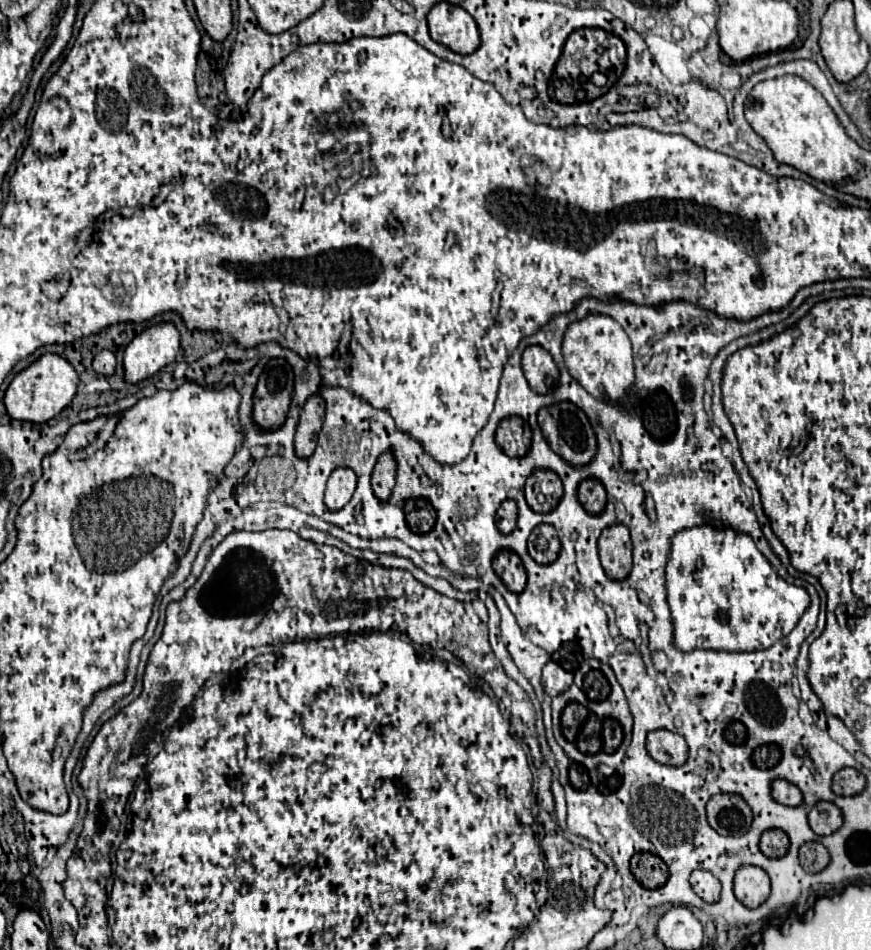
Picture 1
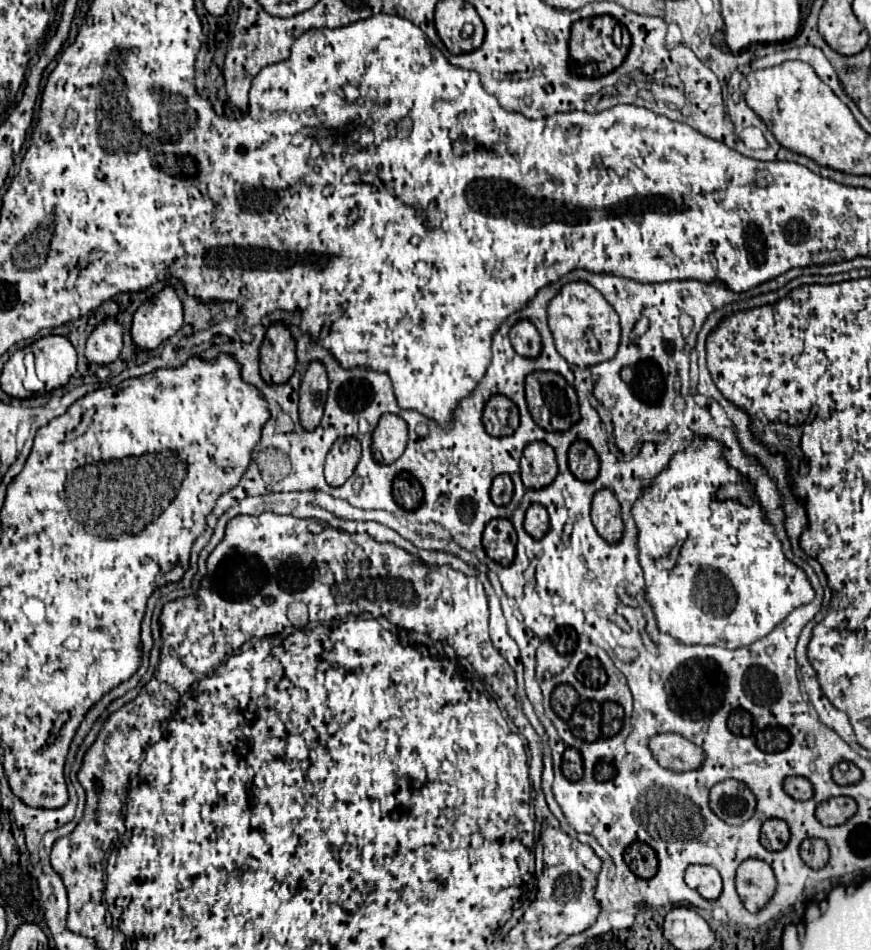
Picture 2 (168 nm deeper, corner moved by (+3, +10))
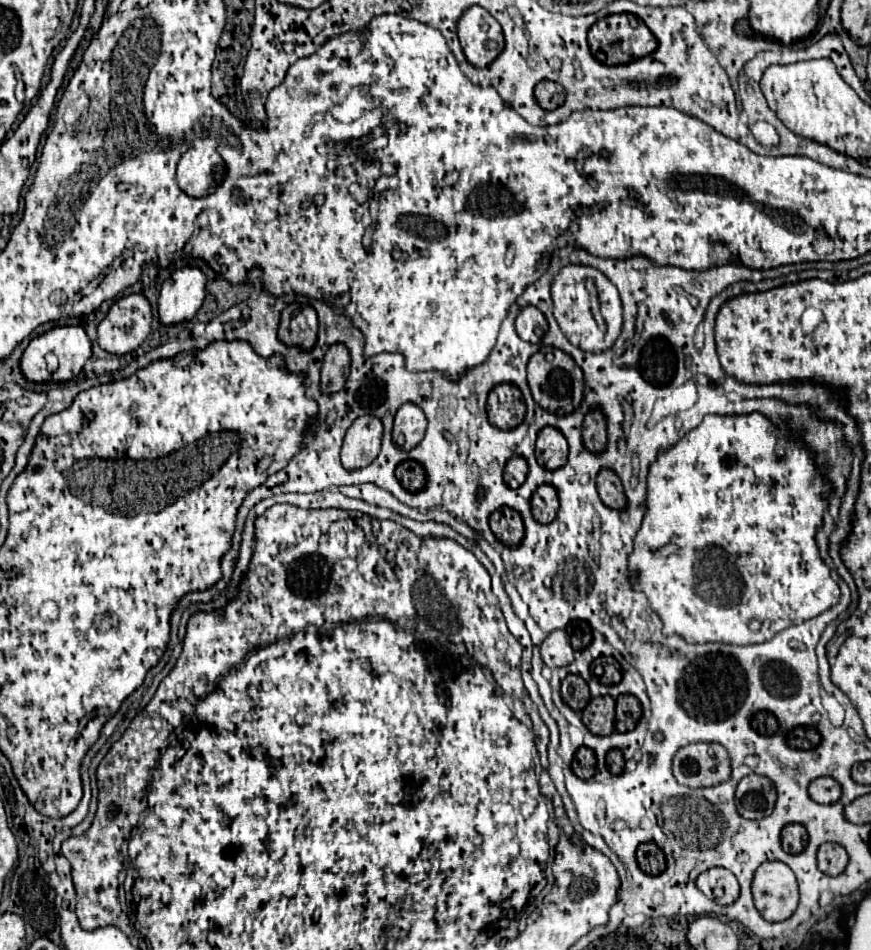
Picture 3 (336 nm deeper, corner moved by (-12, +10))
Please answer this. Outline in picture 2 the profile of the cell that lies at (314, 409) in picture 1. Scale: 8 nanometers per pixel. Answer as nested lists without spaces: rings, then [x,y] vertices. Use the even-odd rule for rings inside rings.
[[[314,361],[306,367],[306,373],[300,383],[300,425],[306,431],[314,431],[324,413],[324,403],[326,403],[326,393],[328,393],[328,377],[326,369],[322,363]]]

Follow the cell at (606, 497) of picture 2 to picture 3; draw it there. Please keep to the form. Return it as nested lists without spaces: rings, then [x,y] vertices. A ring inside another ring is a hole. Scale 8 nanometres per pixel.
[[[601,469],[597,473],[597,491],[599,491],[603,503],[607,503],[607,507],[623,509],[627,505],[623,485],[621,485],[619,477],[611,469]]]

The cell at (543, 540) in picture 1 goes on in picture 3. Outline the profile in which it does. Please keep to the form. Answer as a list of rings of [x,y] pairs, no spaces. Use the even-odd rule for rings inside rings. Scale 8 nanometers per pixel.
[[[539,485],[531,495],[531,513],[539,523],[551,523],[559,511],[559,499],[553,485]]]

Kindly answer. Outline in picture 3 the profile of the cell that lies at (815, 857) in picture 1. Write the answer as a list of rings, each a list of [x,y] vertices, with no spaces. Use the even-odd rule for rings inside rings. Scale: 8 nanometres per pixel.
[[[823,843],[819,847],[817,861],[825,875],[839,875],[847,867],[847,851],[837,843]]]

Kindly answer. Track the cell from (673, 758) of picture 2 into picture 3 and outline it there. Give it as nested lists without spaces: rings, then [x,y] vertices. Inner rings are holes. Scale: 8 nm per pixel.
[[[693,743],[681,747],[673,757],[673,775],[679,785],[693,789],[713,787],[731,779],[731,761],[723,747],[711,745],[715,757],[709,757],[709,743]],[[713,767],[717,771],[713,771]]]

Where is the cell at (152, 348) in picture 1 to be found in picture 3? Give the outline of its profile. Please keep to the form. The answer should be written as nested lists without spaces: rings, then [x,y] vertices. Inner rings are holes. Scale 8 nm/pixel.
[[[199,267],[177,269],[159,295],[159,319],[165,325],[193,319],[205,299],[207,277]]]

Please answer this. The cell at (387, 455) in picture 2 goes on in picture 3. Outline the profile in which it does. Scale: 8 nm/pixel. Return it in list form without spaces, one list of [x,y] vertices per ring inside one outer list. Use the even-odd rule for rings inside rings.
[[[403,403],[395,415],[393,441],[409,451],[423,439],[425,429],[427,429],[427,419],[423,409],[415,403]]]

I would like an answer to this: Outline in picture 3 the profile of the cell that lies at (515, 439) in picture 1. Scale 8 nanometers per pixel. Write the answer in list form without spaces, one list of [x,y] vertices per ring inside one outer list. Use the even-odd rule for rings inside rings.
[[[501,383],[491,389],[487,399],[489,423],[499,429],[515,429],[525,417],[525,401],[515,385]]]

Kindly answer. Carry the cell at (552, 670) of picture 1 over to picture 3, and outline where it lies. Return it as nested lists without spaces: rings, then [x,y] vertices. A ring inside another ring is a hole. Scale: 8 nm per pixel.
[[[551,631],[545,641],[541,643],[541,659],[547,667],[565,667],[573,659],[571,643],[565,635],[565,631]]]

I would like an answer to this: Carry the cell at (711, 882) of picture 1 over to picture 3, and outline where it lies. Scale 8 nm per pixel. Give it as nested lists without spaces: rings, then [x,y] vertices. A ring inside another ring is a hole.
[[[713,867],[701,873],[695,881],[697,889],[719,905],[731,905],[739,897],[737,877],[723,867]]]

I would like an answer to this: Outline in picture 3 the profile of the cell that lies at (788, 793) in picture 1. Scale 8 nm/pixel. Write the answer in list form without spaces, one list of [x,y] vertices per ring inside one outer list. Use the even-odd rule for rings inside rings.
[[[819,777],[809,785],[809,795],[817,803],[835,803],[841,797],[841,785],[833,777]]]

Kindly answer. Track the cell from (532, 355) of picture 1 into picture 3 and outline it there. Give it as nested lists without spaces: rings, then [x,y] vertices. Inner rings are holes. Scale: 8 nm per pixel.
[[[527,305],[519,311],[515,319],[515,331],[523,341],[537,345],[541,343],[541,337],[547,333],[547,319],[537,307]]]

